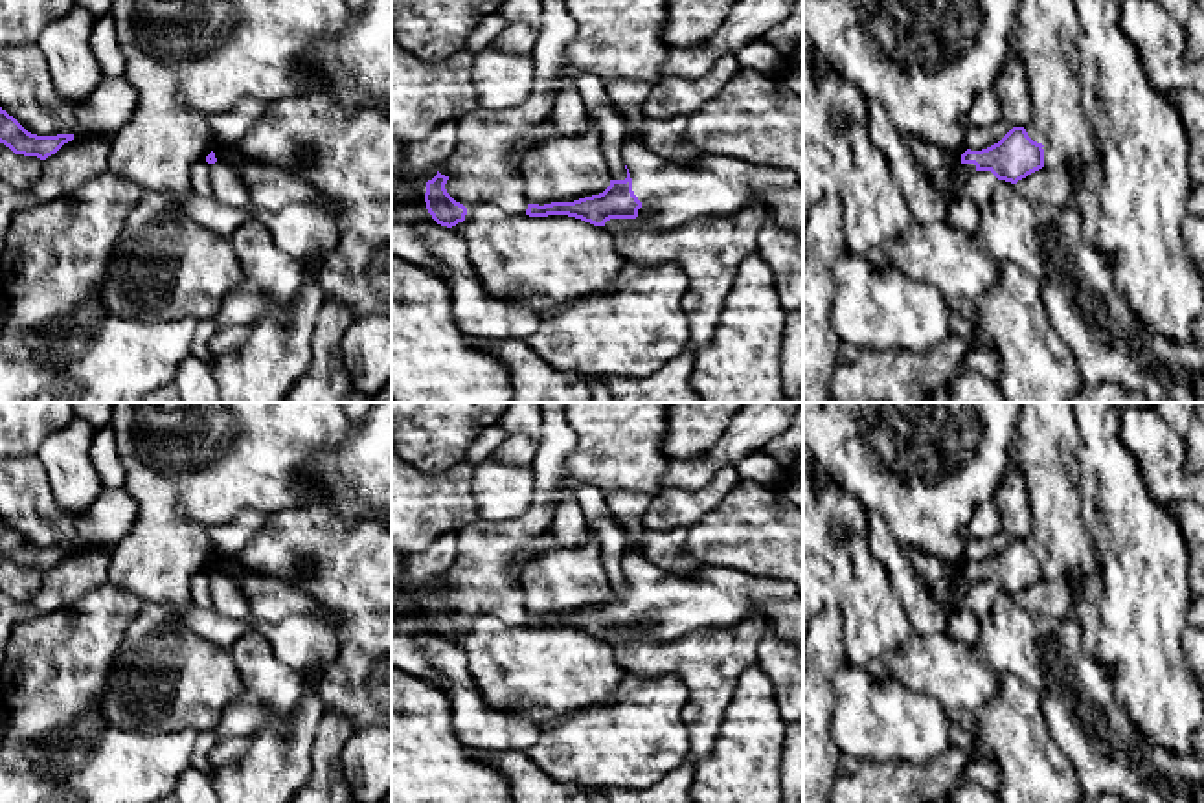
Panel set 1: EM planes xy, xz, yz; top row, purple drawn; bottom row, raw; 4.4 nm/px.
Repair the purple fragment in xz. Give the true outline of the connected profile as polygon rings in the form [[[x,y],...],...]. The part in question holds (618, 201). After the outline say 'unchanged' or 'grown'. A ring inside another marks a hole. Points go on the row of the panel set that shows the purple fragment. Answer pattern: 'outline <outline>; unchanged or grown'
outline [[[638,79],[607,85],[627,123],[621,149],[627,178],[610,180],[603,193],[574,202],[528,204],[526,215],[568,215],[594,226],[638,217],[642,224],[675,228],[699,217],[733,215],[750,202],[761,202],[768,219],[803,237],[803,186],[792,171],[717,153],[682,164],[649,151],[640,140],[640,127],[651,86]]]; grown

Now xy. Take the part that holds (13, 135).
outline [[[0,107],[0,143],[9,147],[15,154],[37,156],[40,160],[46,160],[72,140],[74,134],[57,136],[31,134]]]; unchanged

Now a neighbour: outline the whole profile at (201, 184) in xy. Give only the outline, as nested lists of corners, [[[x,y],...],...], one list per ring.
[[[199,160],[191,167],[191,189],[199,197],[213,197],[213,187],[210,180],[210,164],[204,160]]]

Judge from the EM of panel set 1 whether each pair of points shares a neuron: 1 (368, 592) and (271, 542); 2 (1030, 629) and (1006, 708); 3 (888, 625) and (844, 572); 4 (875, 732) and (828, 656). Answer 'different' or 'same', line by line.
1: same
2: different
3: same
4: different

